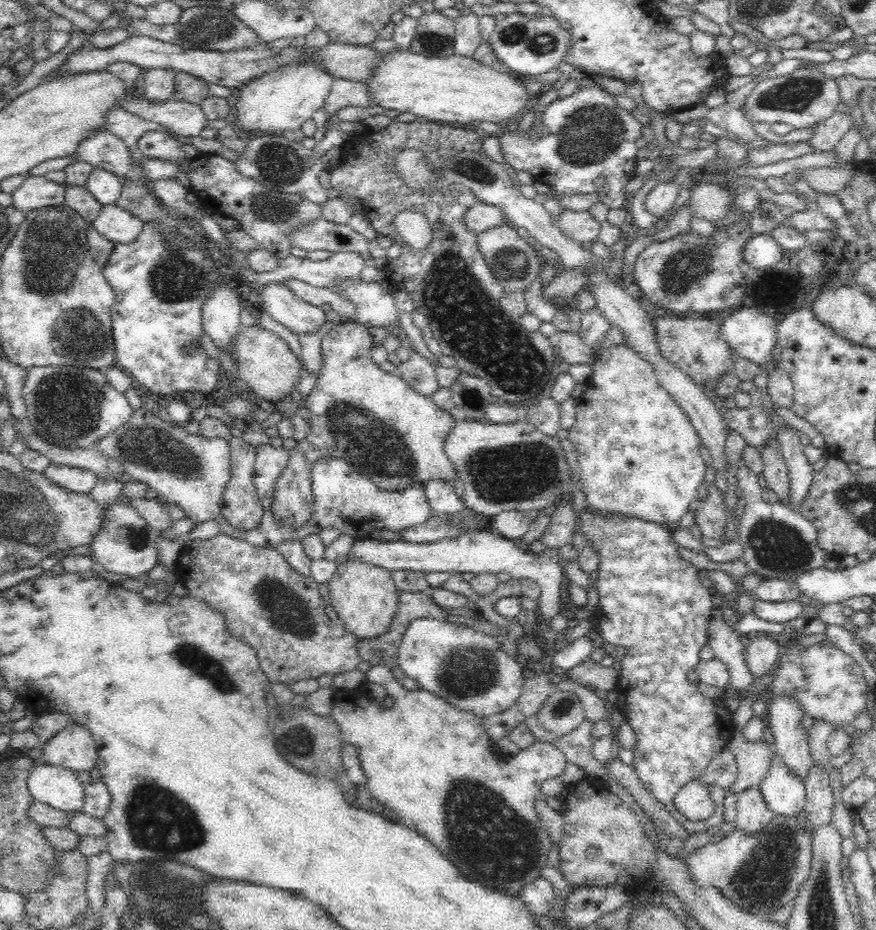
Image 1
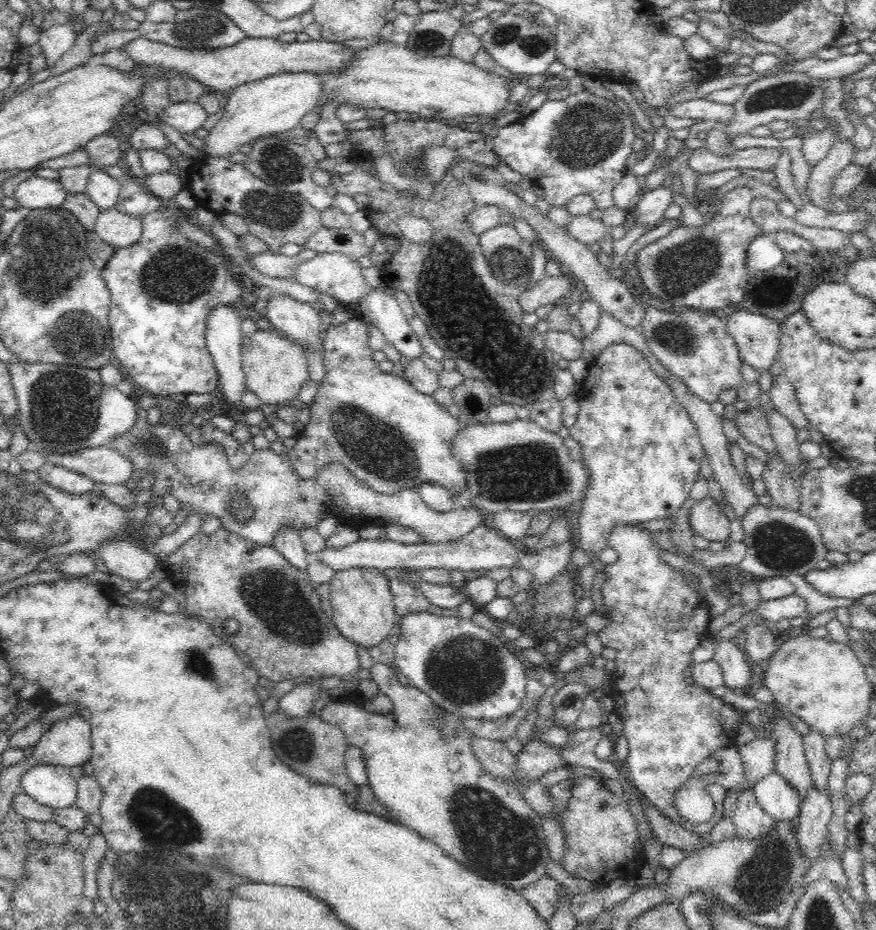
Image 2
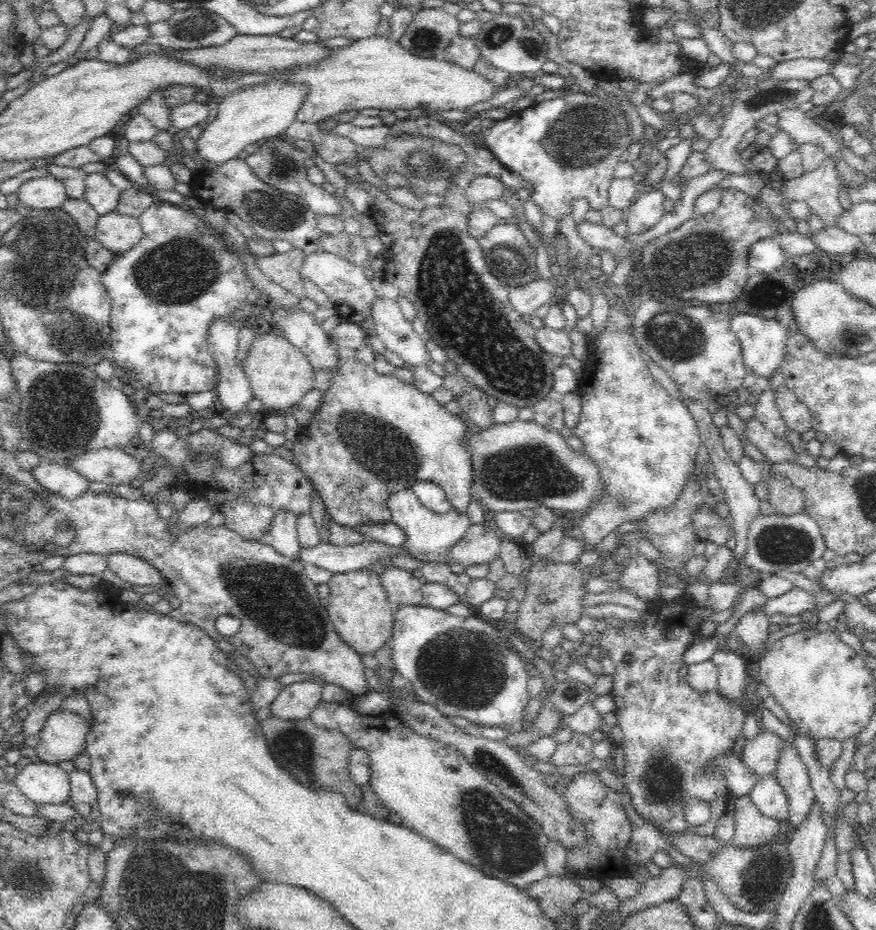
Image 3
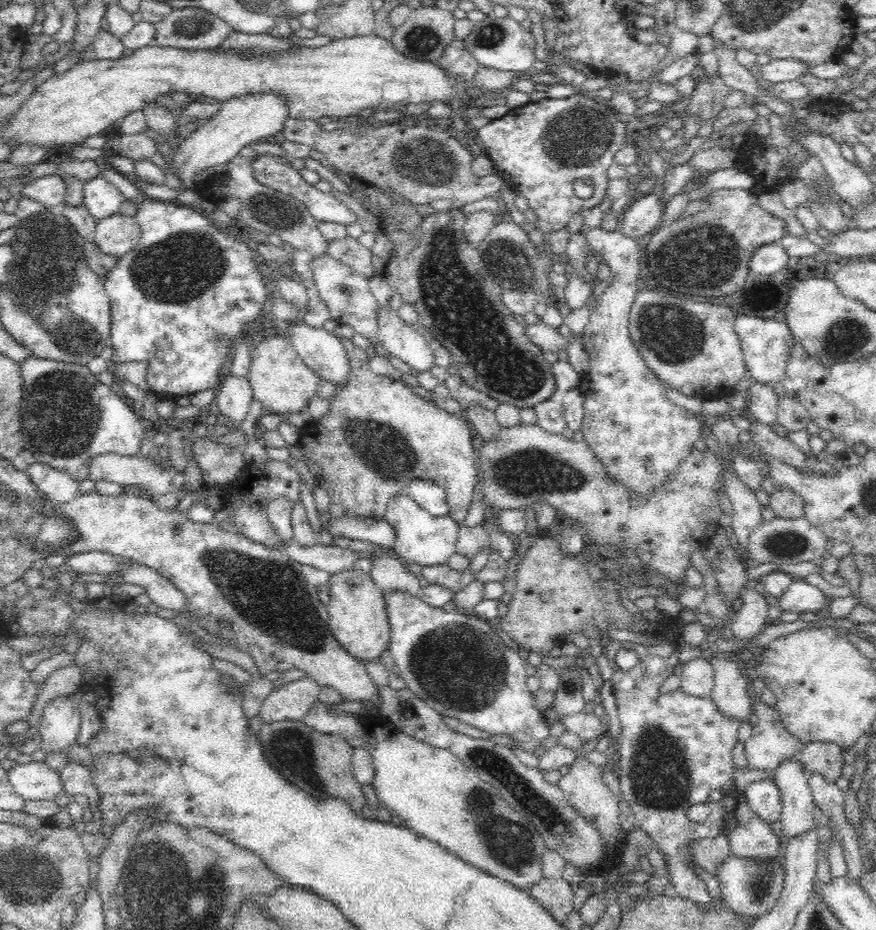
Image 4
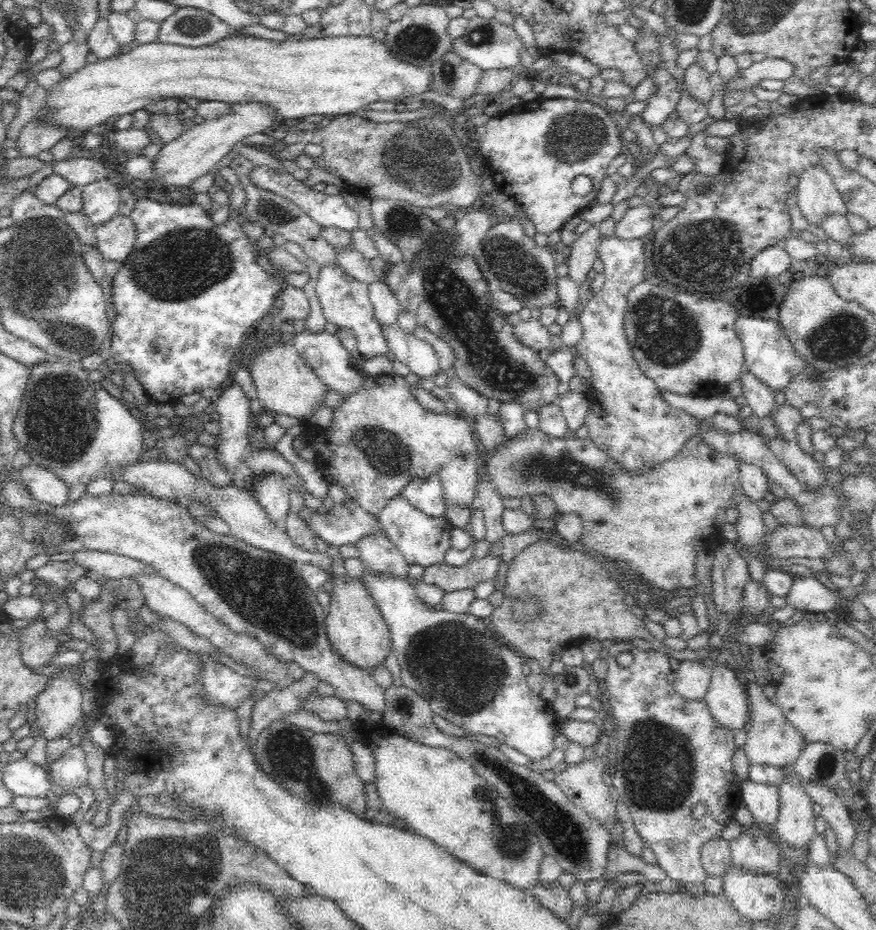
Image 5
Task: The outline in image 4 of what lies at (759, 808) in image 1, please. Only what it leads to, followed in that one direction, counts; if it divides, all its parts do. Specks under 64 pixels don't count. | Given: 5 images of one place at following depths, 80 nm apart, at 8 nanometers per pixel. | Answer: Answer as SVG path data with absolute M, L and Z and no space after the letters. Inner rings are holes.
M745 795L736 797L736 806L734 806L732 815L735 817L735 826L729 835L729 848L732 855L768 861L783 851L784 839L780 836L780 833L776 833L770 827L772 822L762 820L752 810Z

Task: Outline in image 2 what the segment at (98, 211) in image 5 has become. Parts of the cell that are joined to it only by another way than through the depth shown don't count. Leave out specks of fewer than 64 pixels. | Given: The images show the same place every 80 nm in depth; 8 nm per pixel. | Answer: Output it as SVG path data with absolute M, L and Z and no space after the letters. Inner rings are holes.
M94 168L88 179L85 193L102 211L116 206L120 189L120 183L108 171Z

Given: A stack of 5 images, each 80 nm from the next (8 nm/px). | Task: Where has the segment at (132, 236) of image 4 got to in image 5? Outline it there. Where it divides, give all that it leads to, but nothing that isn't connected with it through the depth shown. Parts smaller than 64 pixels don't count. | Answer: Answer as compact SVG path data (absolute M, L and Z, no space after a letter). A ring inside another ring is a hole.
M115 214L111 220L95 228L95 238L96 248L102 253L102 256L106 258L106 260L124 263L127 256L132 253L136 244L136 225L134 225L130 215Z

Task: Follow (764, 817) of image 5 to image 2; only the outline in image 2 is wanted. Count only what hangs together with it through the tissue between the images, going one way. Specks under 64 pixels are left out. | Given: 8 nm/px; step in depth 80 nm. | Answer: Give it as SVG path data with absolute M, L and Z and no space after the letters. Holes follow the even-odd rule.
M776 769L752 789L761 808L776 822L789 821L800 814L801 794Z

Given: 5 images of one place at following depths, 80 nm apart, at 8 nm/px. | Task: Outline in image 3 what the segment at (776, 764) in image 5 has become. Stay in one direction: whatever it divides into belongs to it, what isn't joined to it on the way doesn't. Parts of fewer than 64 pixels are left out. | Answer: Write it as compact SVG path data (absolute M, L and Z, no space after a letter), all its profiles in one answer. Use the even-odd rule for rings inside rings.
M761 726L760 733L746 741L740 757L748 771L762 779L775 772L782 744L784 739Z

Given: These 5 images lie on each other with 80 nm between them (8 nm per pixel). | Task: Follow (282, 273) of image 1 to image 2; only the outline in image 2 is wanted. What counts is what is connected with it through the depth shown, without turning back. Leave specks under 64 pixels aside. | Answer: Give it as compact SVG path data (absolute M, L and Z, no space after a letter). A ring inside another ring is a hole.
M340 252L335 253L321 253L312 260L304 260L302 264L298 264L294 268L294 276L300 284L317 289L321 292L340 300L347 308L357 314L358 302L360 298L369 290L368 284L362 277L362 270L364 265L358 258L352 258Z

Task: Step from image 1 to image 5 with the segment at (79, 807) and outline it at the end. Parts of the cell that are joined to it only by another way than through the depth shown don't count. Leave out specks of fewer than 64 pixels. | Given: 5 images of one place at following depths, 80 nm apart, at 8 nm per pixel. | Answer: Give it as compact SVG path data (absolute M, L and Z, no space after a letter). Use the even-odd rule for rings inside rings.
M25 758L3 761L3 781L16 797L47 798L48 792L58 791L44 766Z

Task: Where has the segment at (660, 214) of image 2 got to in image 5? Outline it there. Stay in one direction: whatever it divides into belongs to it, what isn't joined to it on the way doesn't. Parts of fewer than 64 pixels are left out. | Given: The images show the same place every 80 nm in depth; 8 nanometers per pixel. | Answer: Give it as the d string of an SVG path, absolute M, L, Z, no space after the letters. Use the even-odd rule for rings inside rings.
M647 204L630 207L622 220L617 222L615 234L623 240L647 238L653 231L654 214Z

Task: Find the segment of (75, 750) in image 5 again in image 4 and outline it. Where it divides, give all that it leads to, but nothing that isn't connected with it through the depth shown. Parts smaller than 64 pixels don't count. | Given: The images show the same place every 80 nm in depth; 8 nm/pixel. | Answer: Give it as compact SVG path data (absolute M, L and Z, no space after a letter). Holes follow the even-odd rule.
M69 761L59 773L64 783L64 793L80 799L89 806L92 813L98 812L100 797L98 797L98 789L90 776L90 768L78 762Z

